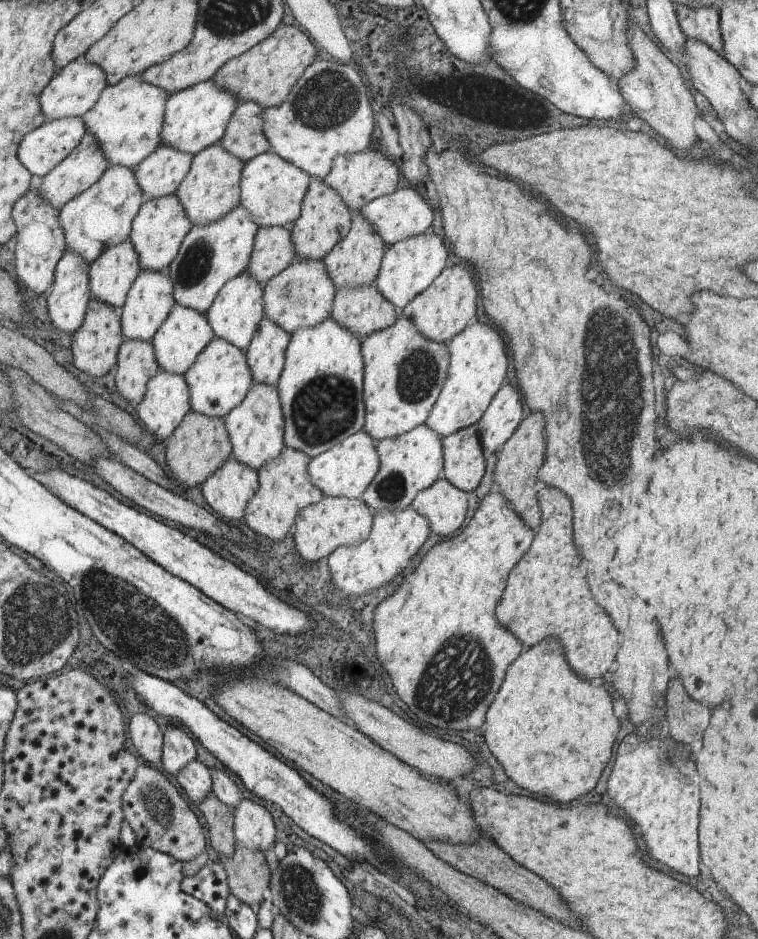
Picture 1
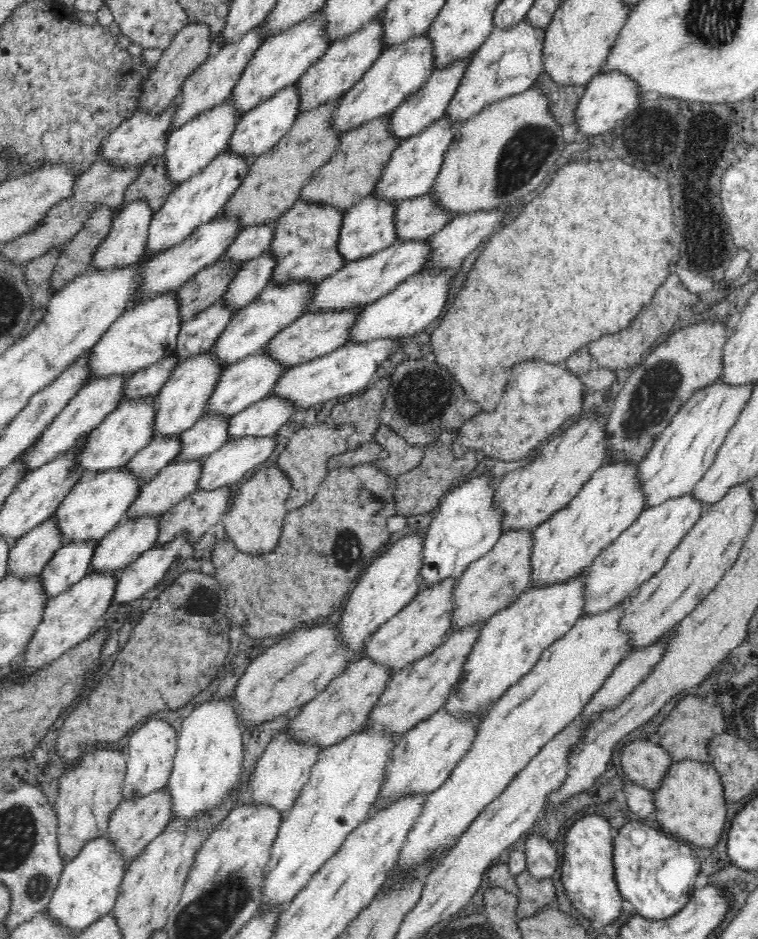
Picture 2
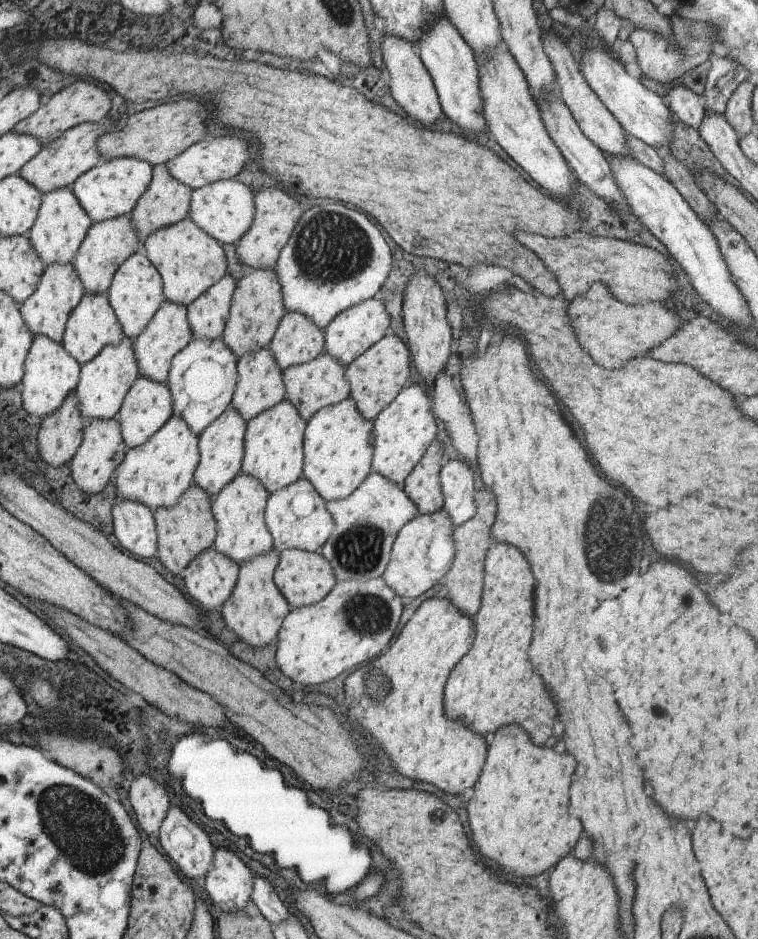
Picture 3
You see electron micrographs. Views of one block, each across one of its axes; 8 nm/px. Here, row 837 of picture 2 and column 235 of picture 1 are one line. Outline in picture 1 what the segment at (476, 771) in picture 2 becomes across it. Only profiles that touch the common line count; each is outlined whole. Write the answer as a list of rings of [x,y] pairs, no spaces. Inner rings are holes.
[[[255,383],[245,400],[225,417],[233,444],[232,457],[259,471],[266,462],[278,458],[285,448],[285,414],[277,386]]]

